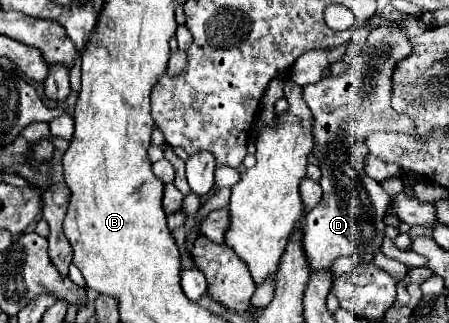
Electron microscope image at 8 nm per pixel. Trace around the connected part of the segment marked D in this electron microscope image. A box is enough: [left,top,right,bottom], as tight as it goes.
[302,27,416,271]

